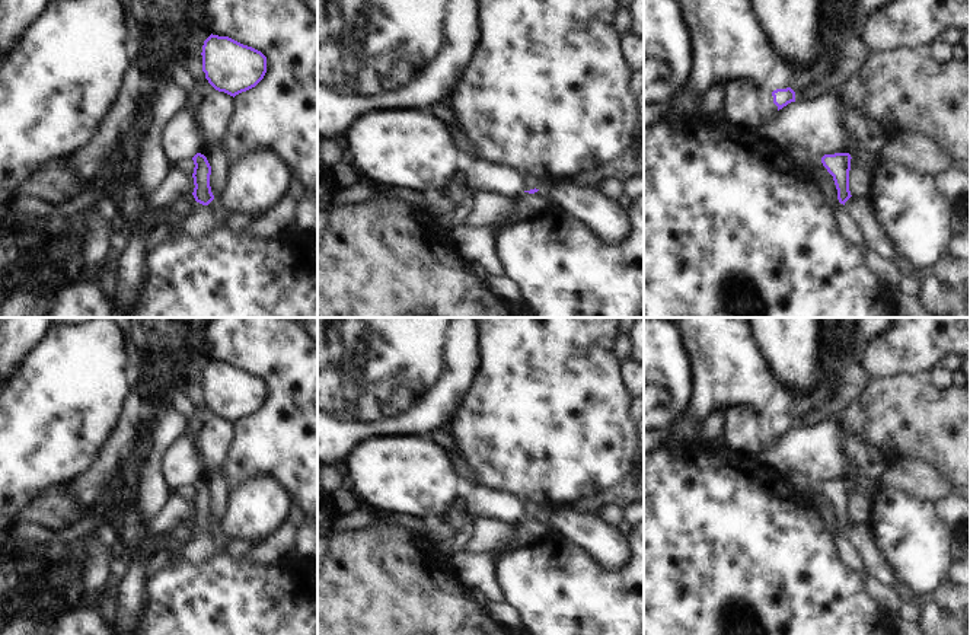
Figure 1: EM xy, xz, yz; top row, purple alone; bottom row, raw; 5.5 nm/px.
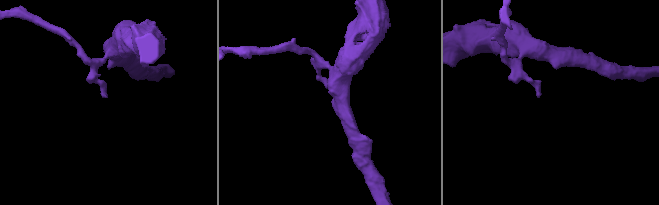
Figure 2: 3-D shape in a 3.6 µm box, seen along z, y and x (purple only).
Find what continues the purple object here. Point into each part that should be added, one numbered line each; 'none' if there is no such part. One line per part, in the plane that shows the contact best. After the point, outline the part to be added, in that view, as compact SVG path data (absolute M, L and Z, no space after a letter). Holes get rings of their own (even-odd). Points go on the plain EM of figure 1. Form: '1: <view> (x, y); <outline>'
none

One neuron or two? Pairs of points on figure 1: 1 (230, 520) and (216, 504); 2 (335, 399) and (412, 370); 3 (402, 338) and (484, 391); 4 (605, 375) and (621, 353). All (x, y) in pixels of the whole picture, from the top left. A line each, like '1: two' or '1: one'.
1: two
2: one
3: two
4: two

